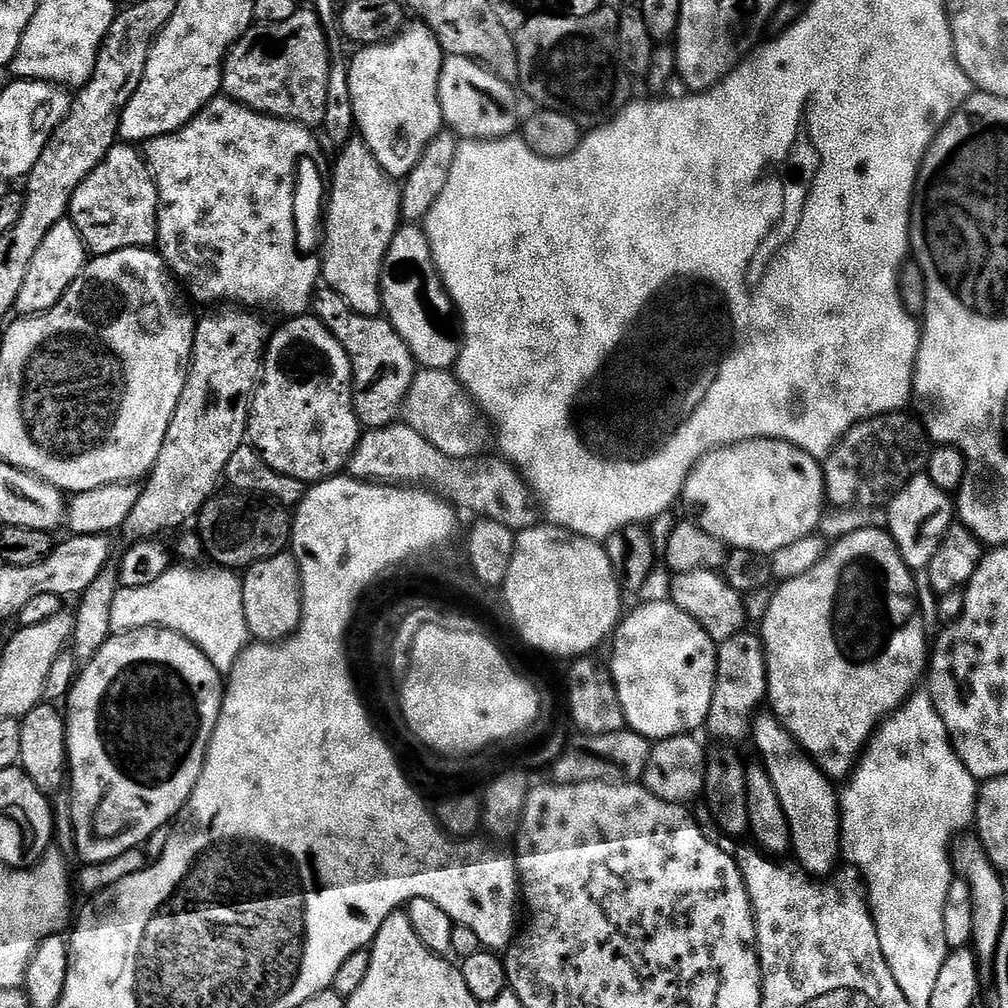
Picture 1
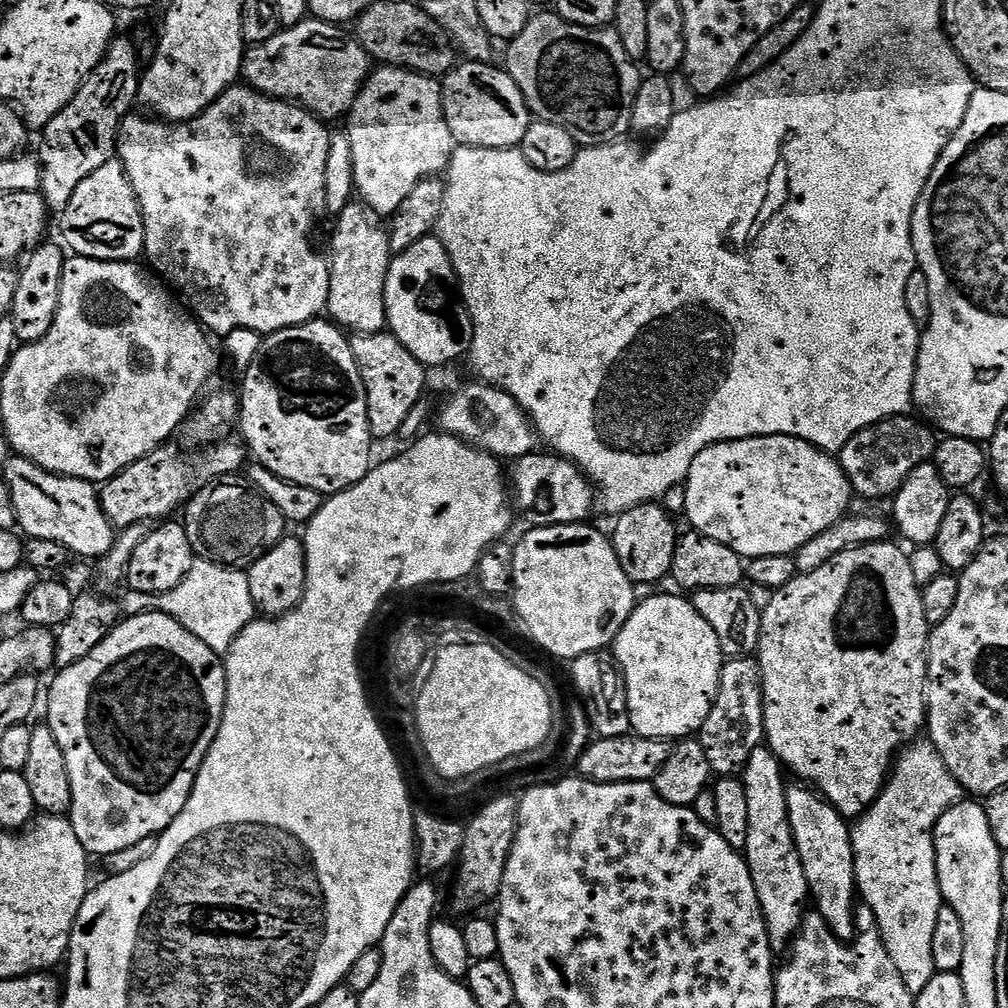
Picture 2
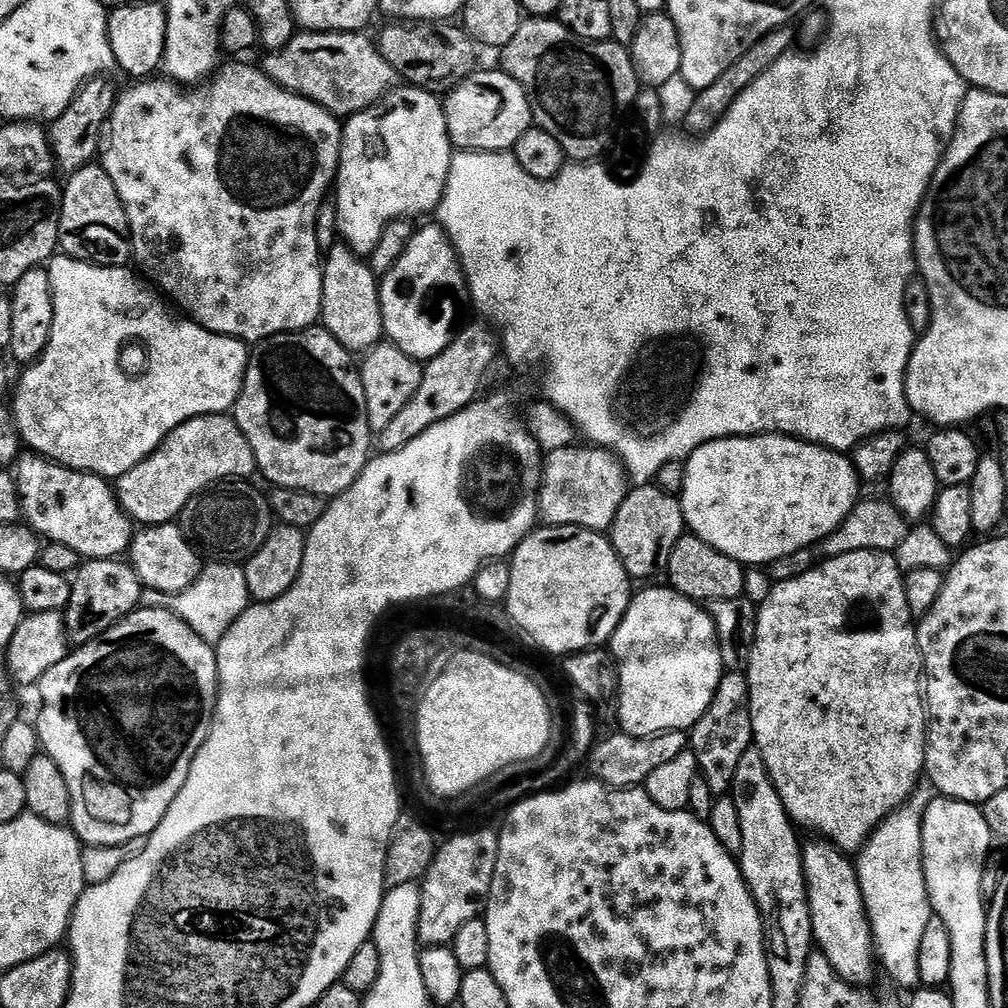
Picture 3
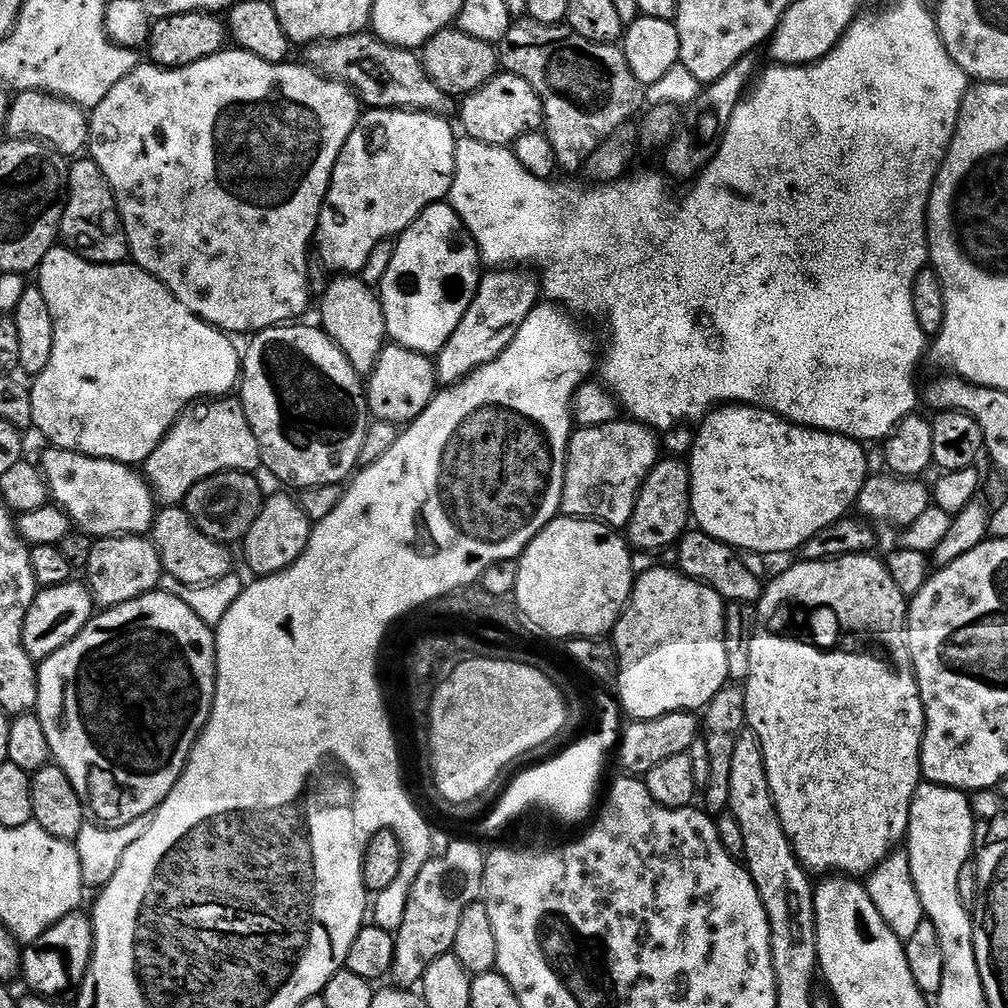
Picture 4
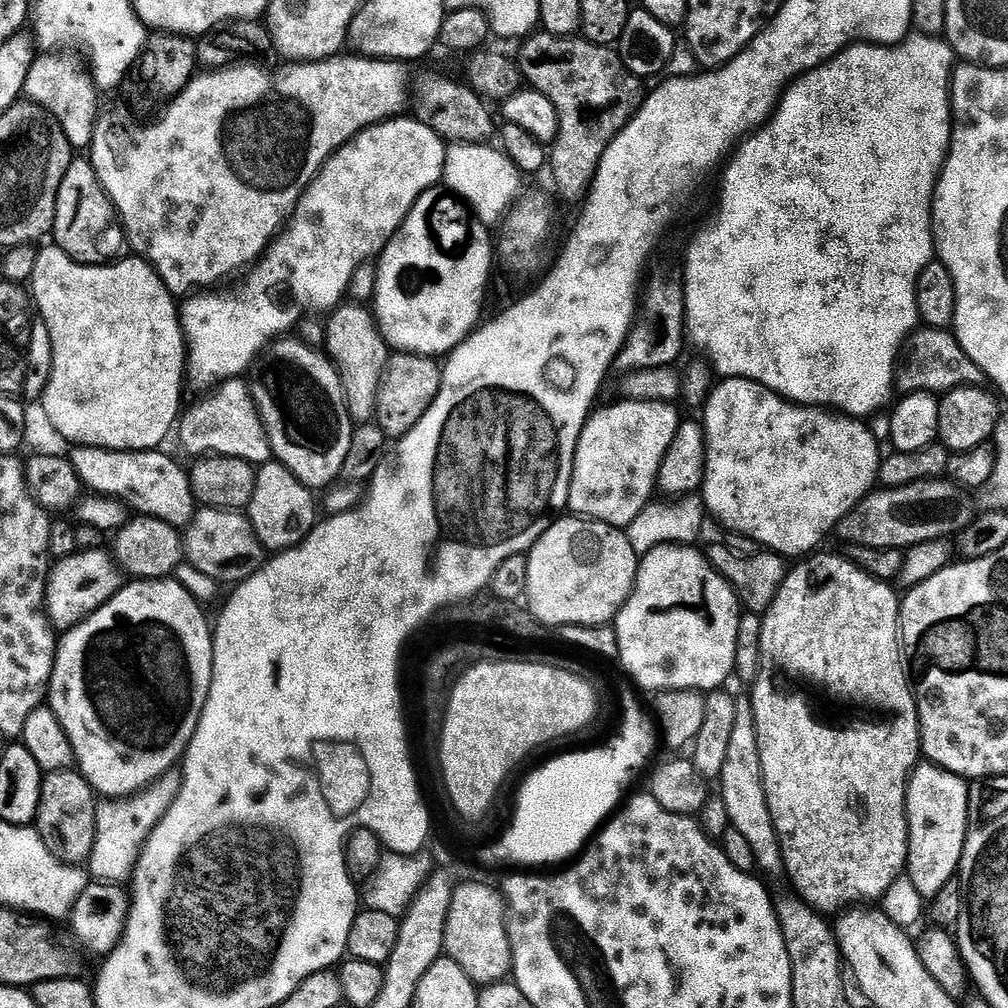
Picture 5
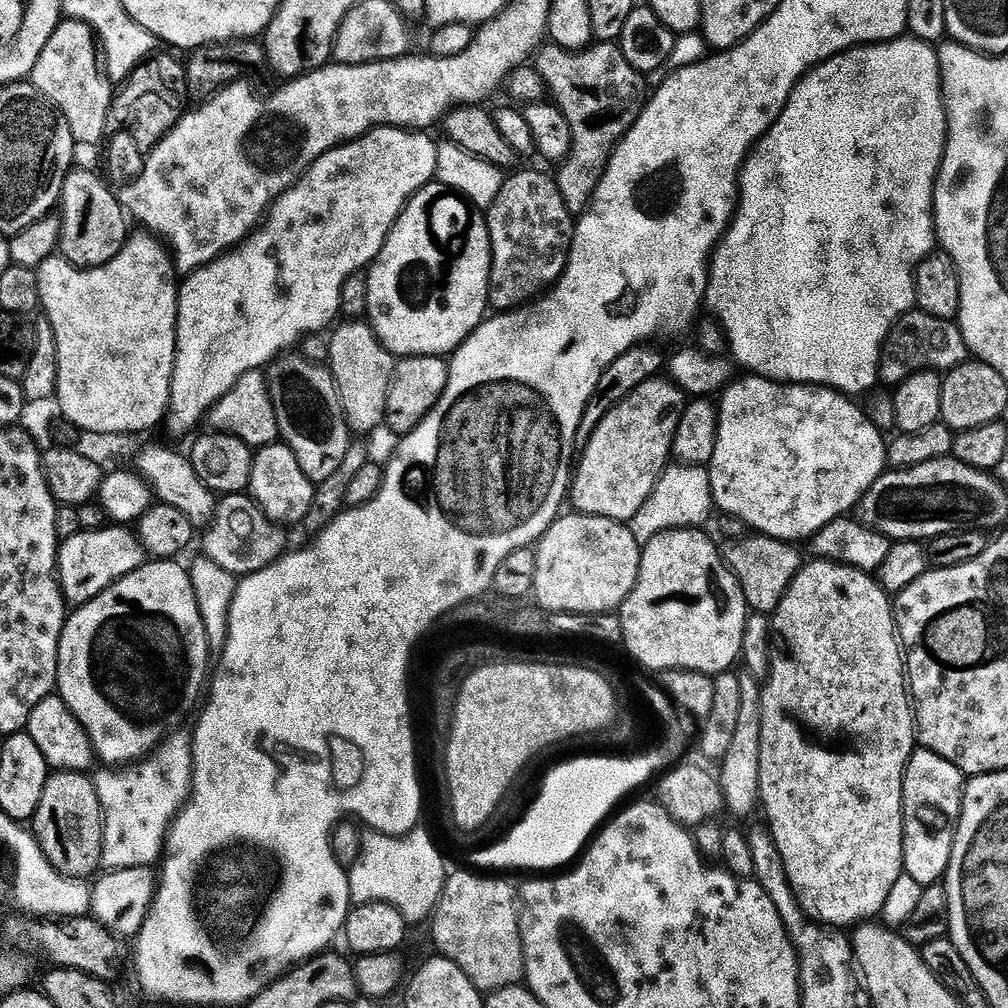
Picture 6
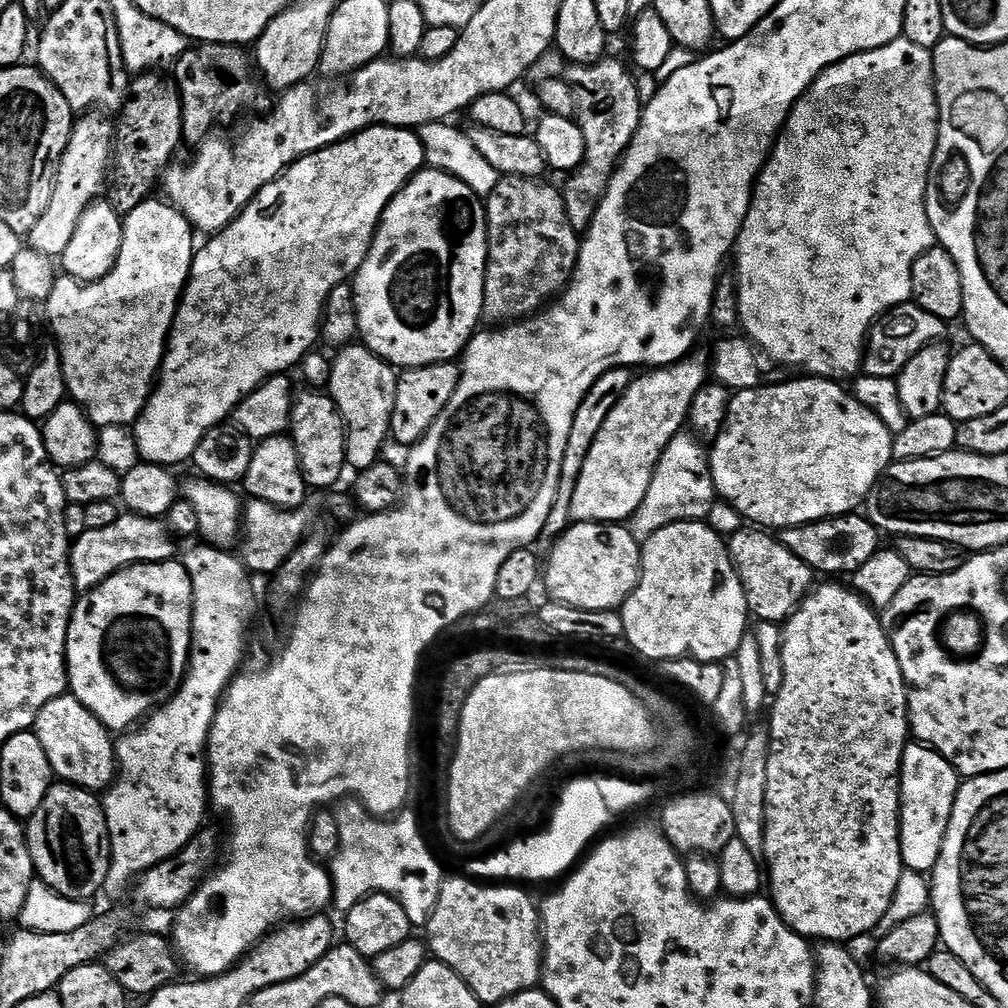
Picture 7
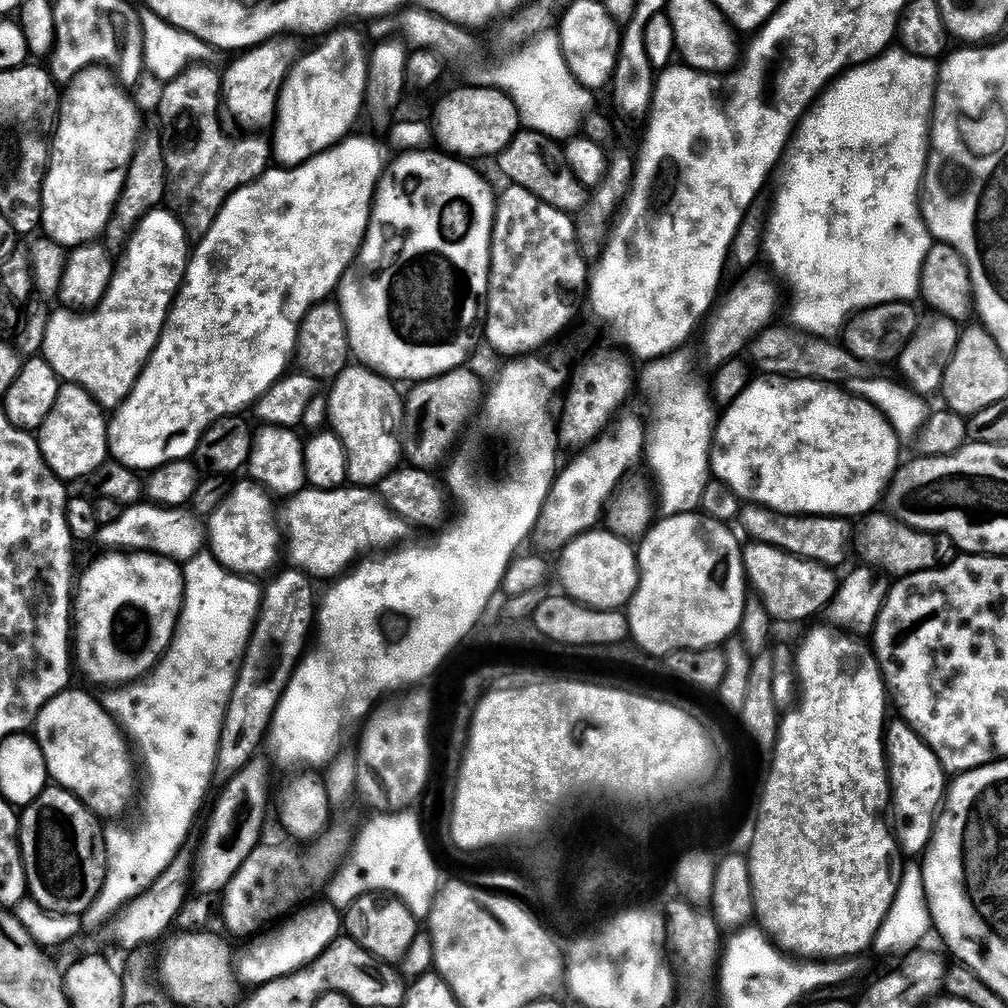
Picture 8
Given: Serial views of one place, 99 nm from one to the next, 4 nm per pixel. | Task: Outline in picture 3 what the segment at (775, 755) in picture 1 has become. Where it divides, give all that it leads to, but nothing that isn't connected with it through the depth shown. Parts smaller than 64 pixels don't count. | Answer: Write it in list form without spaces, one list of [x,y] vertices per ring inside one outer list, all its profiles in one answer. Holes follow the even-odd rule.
[[[816,838],[813,841],[813,844],[805,843],[802,848],[812,935],[819,951],[832,963],[842,979],[856,986],[864,986],[872,976],[872,967],[877,967],[878,960],[874,955],[872,928],[868,925],[868,914],[864,911],[855,863],[827,840]]]

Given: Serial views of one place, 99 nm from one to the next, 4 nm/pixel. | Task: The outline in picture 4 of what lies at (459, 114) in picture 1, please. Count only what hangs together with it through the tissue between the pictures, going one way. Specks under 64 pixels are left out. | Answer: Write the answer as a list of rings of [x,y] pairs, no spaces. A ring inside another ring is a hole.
[[[501,71],[477,92],[463,97],[461,104],[464,104],[460,108],[460,124],[465,132],[463,135],[477,144],[512,146],[519,136],[537,131],[544,123],[544,104],[538,94],[530,82],[526,82],[526,78],[512,72]]]

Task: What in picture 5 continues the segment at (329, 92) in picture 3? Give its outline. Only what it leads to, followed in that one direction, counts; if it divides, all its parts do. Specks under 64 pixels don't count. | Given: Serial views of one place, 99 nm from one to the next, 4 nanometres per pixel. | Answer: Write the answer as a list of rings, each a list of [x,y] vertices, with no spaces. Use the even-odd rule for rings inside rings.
[[[420,72],[410,80],[410,112],[415,119],[430,126],[445,141],[458,144],[477,144],[489,139],[492,116],[483,96],[469,88],[467,83],[451,80],[440,72]]]

